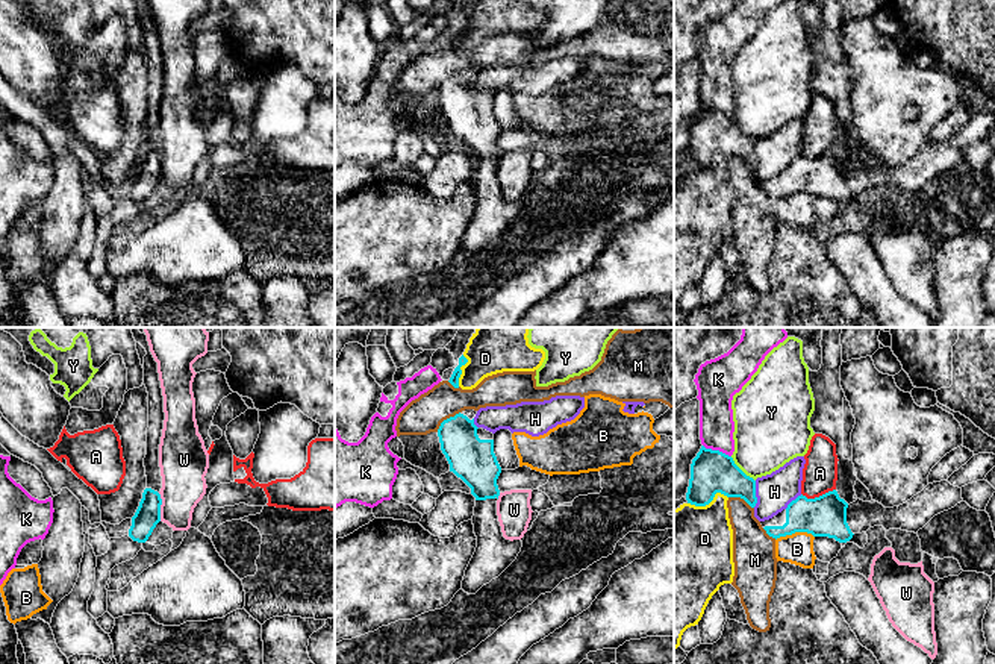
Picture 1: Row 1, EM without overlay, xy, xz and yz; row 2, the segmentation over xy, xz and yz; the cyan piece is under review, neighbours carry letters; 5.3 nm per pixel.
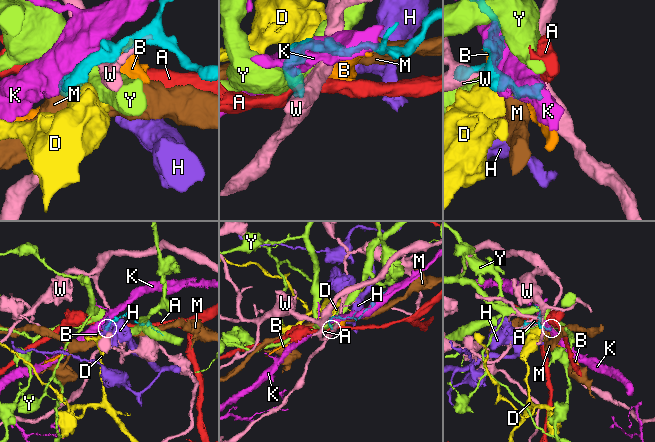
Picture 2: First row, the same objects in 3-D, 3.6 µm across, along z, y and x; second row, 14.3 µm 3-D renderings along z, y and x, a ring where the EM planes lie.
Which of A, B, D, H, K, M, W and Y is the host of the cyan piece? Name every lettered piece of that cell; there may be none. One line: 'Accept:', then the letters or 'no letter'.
Accept: no letter

